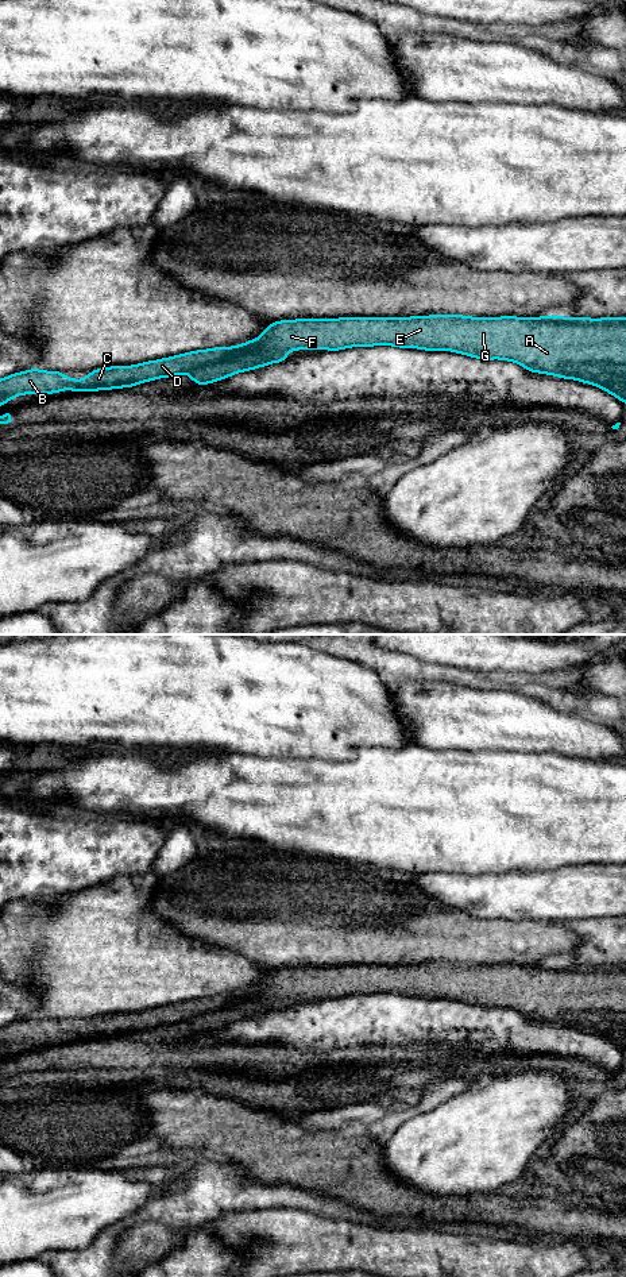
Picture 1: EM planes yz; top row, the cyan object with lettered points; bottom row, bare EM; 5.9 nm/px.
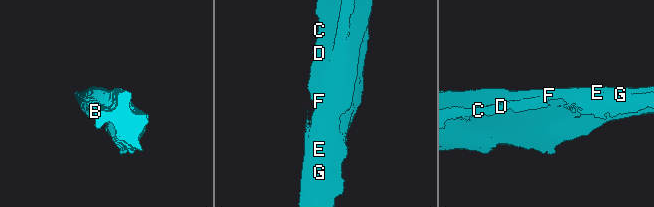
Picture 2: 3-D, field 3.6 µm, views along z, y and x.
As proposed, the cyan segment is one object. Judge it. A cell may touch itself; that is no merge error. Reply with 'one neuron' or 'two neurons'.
two neurons

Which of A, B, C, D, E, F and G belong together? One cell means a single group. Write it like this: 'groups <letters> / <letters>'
groups A E F G / B C D

